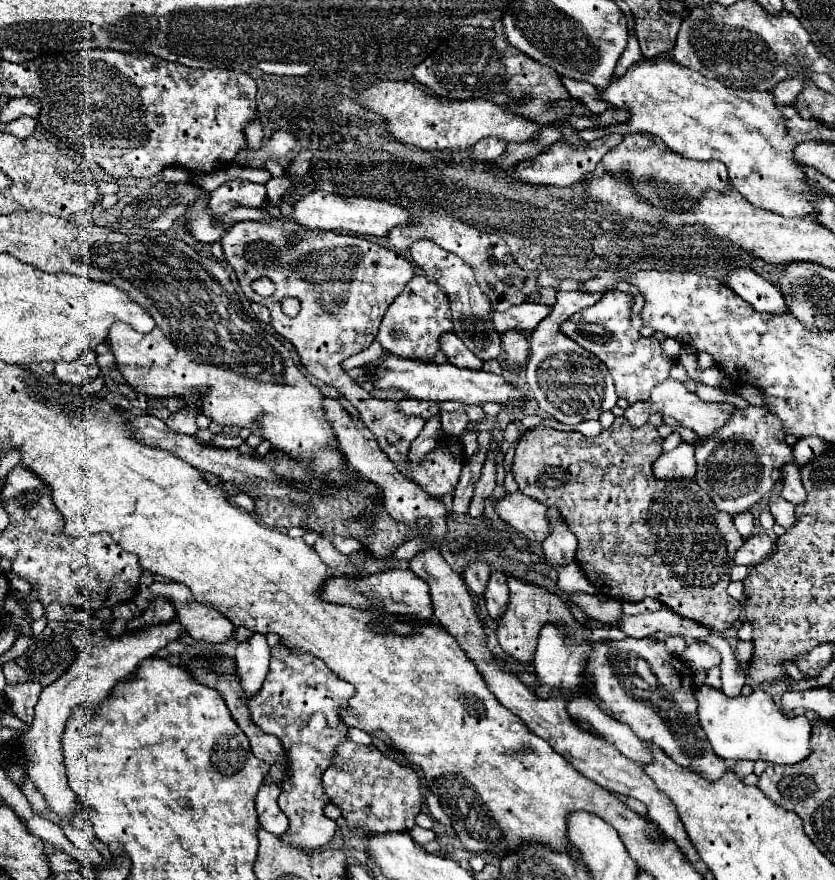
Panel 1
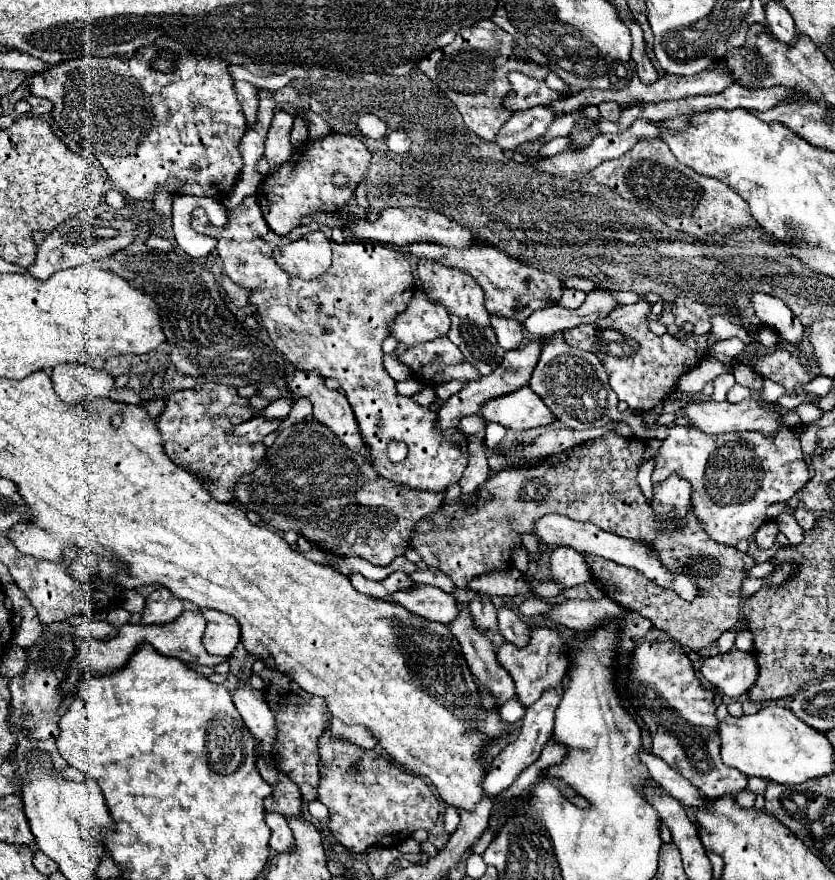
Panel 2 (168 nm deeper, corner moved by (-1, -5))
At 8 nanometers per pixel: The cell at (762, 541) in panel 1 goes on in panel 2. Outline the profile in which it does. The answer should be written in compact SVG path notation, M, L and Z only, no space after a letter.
M765 521L759 531L755 533L755 543L761 547L761 549L769 549L775 539L779 535L779 527L775 527L775 521Z

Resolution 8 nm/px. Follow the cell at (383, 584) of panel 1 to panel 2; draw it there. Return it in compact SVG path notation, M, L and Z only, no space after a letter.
M417 585L411 591L397 591L395 595L391 595L391 601L403 605L407 611L413 611L415 615L445 625L449 625L459 613L455 597L433 585Z

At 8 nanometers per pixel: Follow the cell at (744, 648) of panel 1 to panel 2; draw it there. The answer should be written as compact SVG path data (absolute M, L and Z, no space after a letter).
M737 649L723 655L705 657L699 673L731 699L745 695L757 679L753 653L743 653Z

